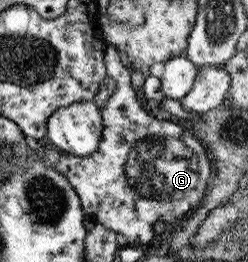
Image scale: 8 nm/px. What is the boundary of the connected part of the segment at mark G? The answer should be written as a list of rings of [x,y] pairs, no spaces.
[[[110,45],[106,51],[105,58],[107,64],[107,75],[116,79],[116,90],[114,90],[114,94],[108,98],[108,102],[104,102],[104,106],[102,106],[103,139],[100,140],[100,147],[96,152],[88,156],[78,156],[78,154],[61,151],[60,157],[58,161],[54,163],[54,166],[56,166],[58,173],[62,173],[64,176],[68,177],[68,181],[70,181],[72,186],[74,186],[76,192],[80,194],[80,201],[83,202],[84,209],[87,210],[90,215],[93,215],[94,223],[102,224],[108,228],[112,228],[112,231],[117,234],[120,233],[120,235],[124,235],[130,245],[157,242],[154,236],[154,230],[152,230],[155,223],[158,223],[158,221],[163,221],[165,225],[171,222],[176,223],[180,218],[184,218],[190,210],[196,208],[196,206],[200,206],[200,200],[204,199],[204,190],[206,190],[206,184],[208,184],[210,173],[212,173],[212,163],[210,163],[207,152],[202,143],[200,143],[192,133],[186,129],[183,130],[178,124],[173,124],[167,120],[159,121],[156,119],[154,109],[145,107],[145,105],[137,99],[136,92],[130,83],[132,71],[122,64],[118,49]]]

